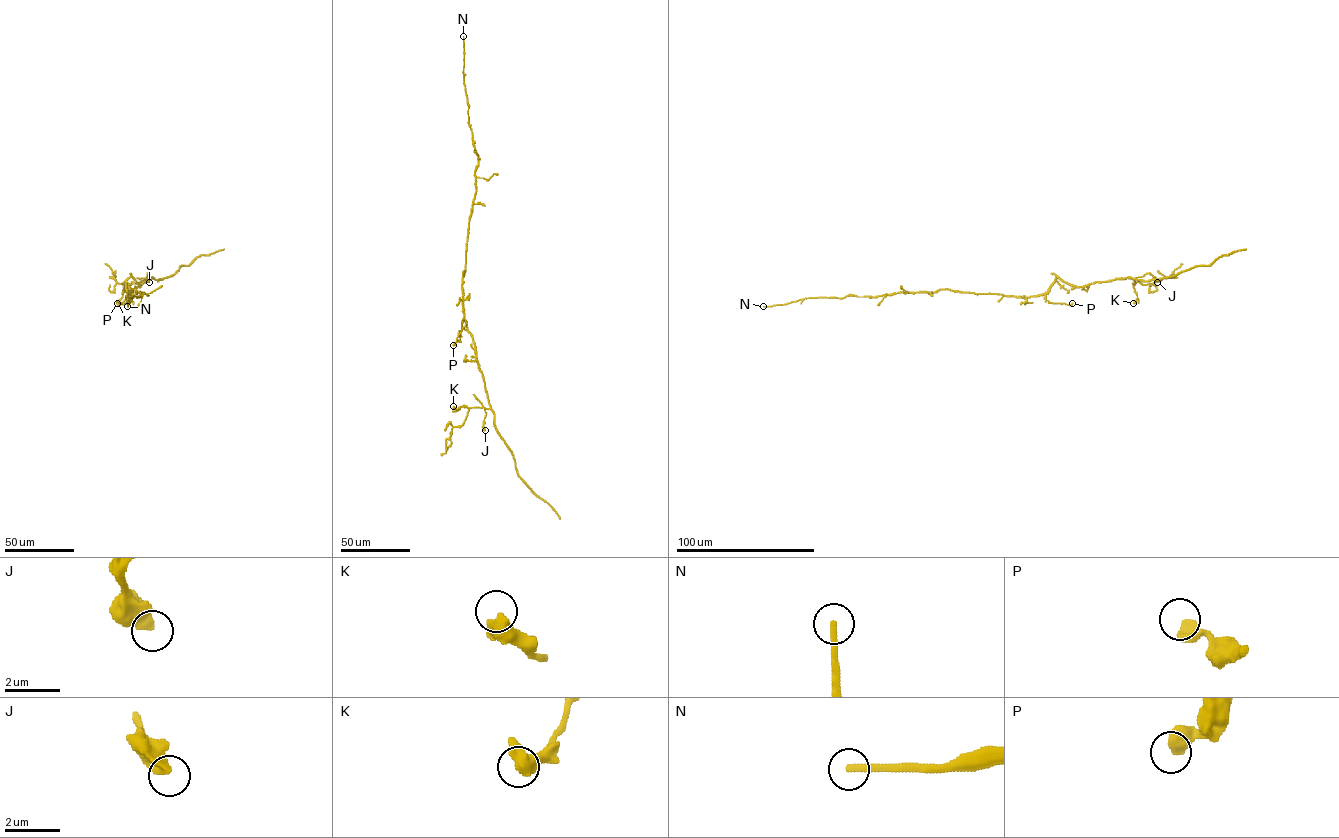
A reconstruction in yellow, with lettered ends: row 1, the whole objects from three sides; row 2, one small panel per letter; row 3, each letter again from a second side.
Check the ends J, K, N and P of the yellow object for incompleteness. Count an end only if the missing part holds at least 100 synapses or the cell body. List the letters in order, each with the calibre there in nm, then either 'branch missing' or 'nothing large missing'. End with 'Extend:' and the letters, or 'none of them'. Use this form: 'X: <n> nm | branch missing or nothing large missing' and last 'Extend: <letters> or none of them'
J: 400 nm | nothing large missing
K: 420 nm | nothing large missing
N: 240 nm | branch missing
P: 480 nm | nothing large missing
Extend: N

